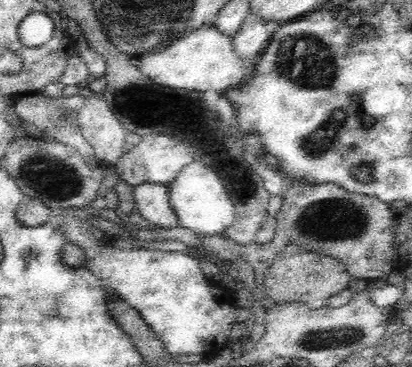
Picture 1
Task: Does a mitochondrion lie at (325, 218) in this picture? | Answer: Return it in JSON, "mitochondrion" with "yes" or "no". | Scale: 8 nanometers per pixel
{"mitochondrion":"yes"}

